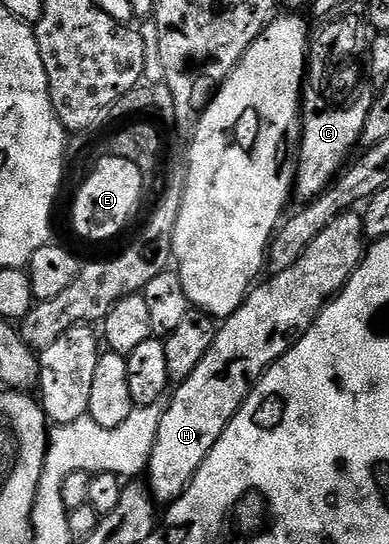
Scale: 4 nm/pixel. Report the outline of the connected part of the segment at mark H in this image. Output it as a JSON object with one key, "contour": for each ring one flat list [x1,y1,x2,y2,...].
{"contour":[[350,209,331,221,331,225,327,225,327,229,323,229,323,233,311,241,309,248,301,254,299,261,295,261,295,265,291,265,291,269,283,269,283,273,266,278,266,283,258,282,246,295,241,307,235,309,235,313,231,313,218,326,215,341,211,349,207,349,207,357,203,357,199,369,195,369,191,377,179,384,177,392,172,392,173,400,171,395,165,404,163,421,159,421,159,433,155,433,155,449,151,449,147,468,149,494,158,504,173,503,189,488,190,481,203,465,207,453,215,449,215,441,219,441,223,429,227,429,235,413,243,406,251,388,260,381,274,361,282,359,288,353,295,336,305,332,317,320,325,304,344,289,347,280,353,276,353,270,365,258,366,250,365,220,356,210]]}

